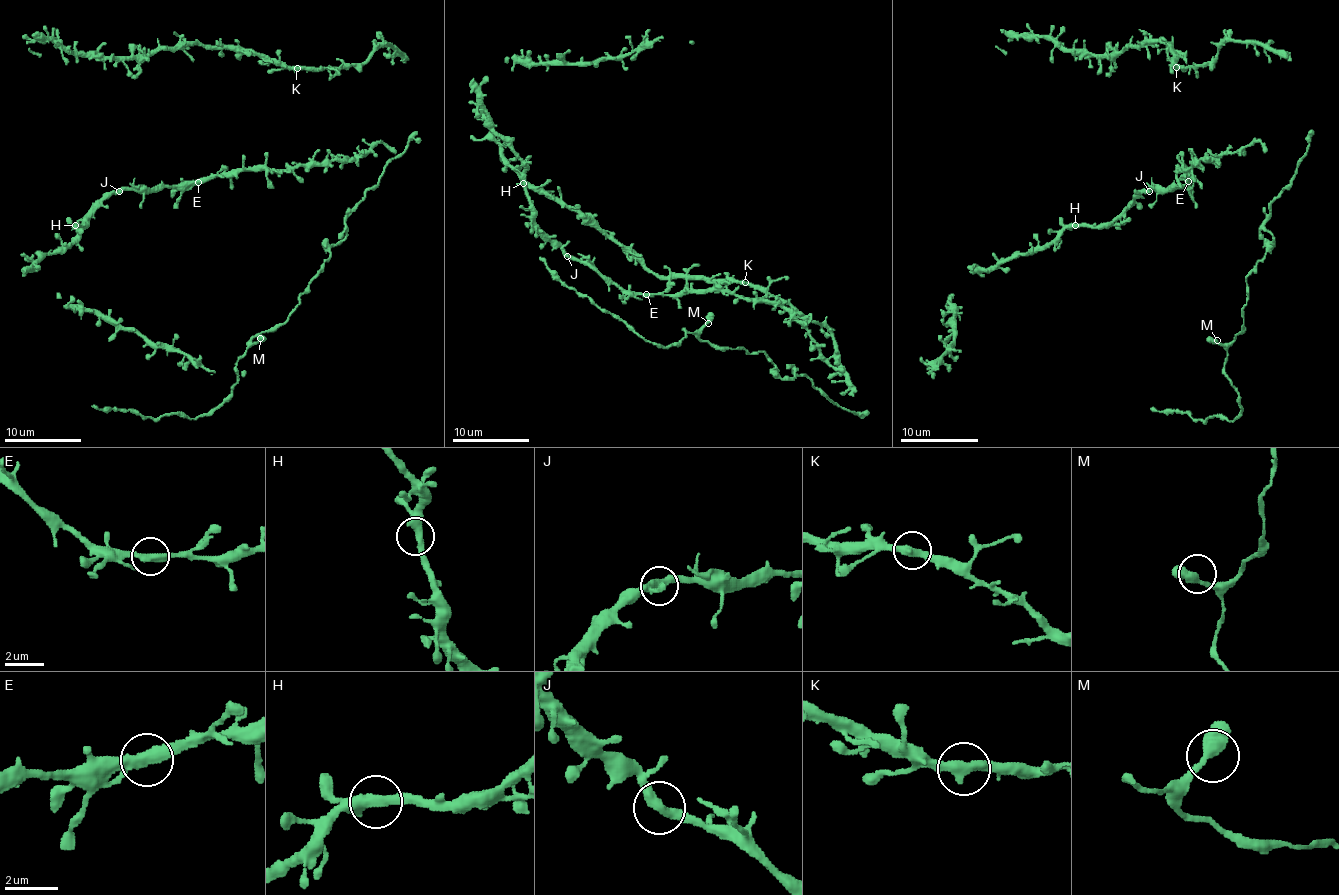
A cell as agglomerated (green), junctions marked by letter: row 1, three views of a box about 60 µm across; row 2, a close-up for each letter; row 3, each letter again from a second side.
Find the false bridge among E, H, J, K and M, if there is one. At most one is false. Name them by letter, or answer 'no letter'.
no letter

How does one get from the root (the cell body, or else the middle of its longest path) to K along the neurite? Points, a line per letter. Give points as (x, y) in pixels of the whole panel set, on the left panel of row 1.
K: (329, 80), (335, 72), (333, 68), (297, 68)

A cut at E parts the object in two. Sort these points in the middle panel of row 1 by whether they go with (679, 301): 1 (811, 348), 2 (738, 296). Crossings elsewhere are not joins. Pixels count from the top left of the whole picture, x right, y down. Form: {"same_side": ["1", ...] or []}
{"same_side": ["1", "2"]}

